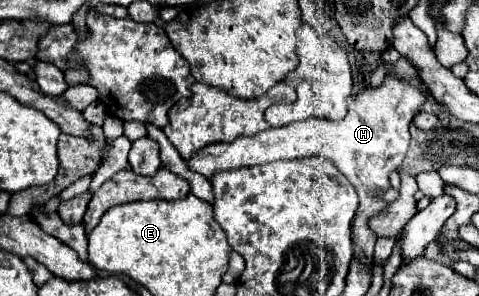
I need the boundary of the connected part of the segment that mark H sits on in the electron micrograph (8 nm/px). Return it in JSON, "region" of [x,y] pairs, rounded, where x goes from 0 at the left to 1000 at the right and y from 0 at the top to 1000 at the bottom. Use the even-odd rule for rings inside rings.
{"region":[[[837,193],[820,220],[820,247],[829,260],[804,260],[795,294],[762,301],[741,321],[737,348],[729,355],[729,382],[712,409],[641,402],[608,416],[599,429],[545,443],[532,463],[499,463],[482,483],[436,490],[403,517],[403,530],[390,544],[390,564],[436,605],[453,578],[553,557],[570,544],[637,537],[645,524],[678,524],[699,551],[699,564],[733,611],[733,625],[749,652],[737,801],[749,848],[745,875],[762,895],[775,895],[783,794],[770,774],[770,740],[808,706],[808,686],[787,672],[783,645],[812,639],[812,584],[837,557],[854,497],[854,416],[875,375],[875,361],[891,341],[891,314],[875,301],[879,267],[871,253],[871,233],[846,193]]]}

